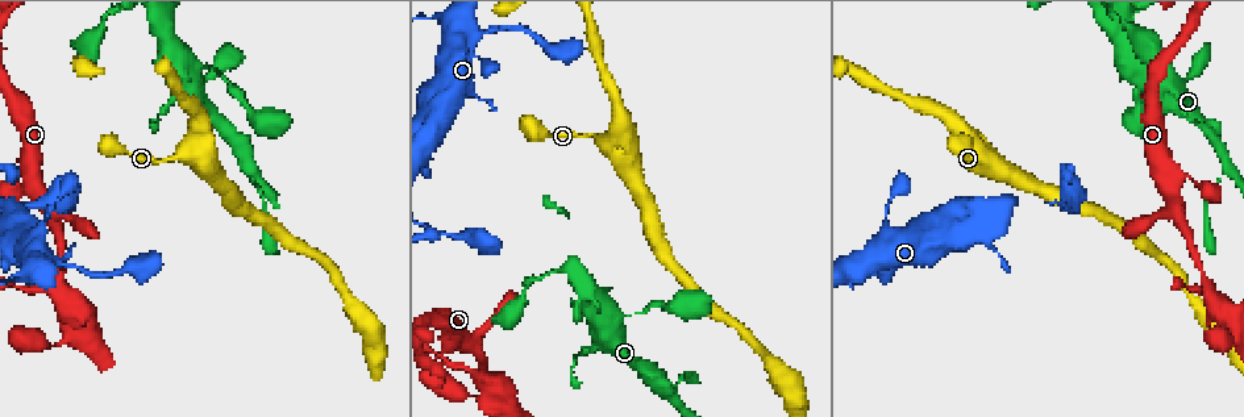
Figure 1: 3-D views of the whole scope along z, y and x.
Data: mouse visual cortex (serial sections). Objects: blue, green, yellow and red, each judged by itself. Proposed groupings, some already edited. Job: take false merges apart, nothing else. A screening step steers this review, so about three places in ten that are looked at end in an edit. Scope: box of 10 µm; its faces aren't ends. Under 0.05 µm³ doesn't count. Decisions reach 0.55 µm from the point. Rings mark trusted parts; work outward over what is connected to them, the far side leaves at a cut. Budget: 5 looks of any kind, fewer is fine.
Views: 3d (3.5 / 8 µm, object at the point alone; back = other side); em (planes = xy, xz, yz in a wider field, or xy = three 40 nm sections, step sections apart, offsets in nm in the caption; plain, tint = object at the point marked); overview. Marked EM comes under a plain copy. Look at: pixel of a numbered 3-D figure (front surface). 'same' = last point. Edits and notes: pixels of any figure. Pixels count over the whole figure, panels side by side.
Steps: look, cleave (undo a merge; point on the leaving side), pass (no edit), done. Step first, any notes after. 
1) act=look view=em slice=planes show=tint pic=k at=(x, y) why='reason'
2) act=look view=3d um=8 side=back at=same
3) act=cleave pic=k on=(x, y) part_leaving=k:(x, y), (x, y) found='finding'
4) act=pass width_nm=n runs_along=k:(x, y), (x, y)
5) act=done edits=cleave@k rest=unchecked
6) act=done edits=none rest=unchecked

act=look view=3d um=3.5 pic=1 at=(642, 312) why='abrupt turn'

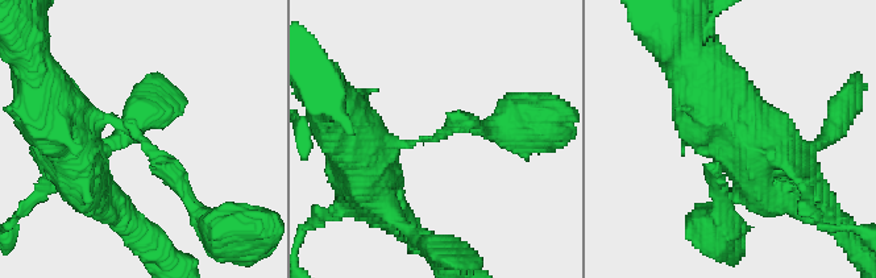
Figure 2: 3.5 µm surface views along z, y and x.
act=look view=em slice=xy step=1 show=tint pic=2 at=(134, 127) arm_widths_nm=200,700

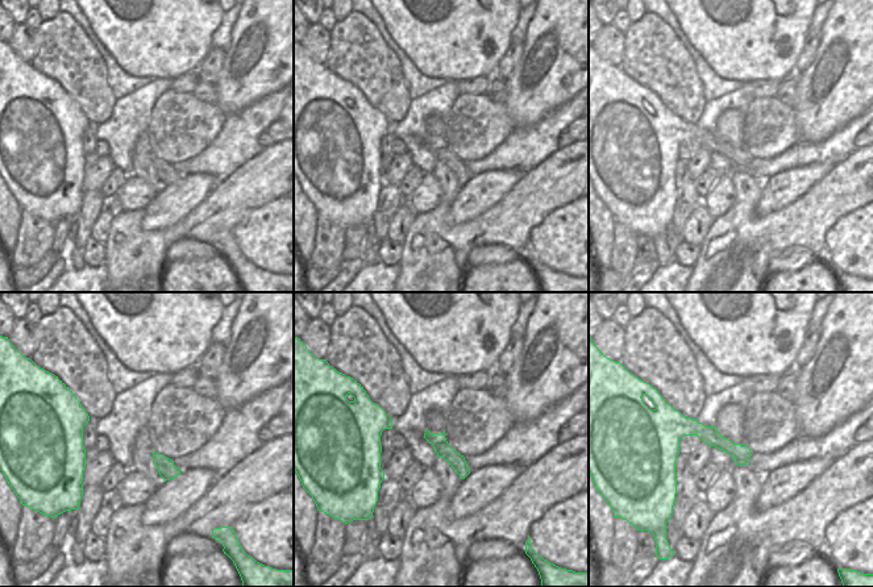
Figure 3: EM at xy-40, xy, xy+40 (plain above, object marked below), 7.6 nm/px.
act=pass width_nm=120 runs_along=3:(672, 416), (747, 454) found='one cell here'

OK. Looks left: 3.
act=look view=3d um=8 pic=1 at=(1208, 283) why='arms part here'

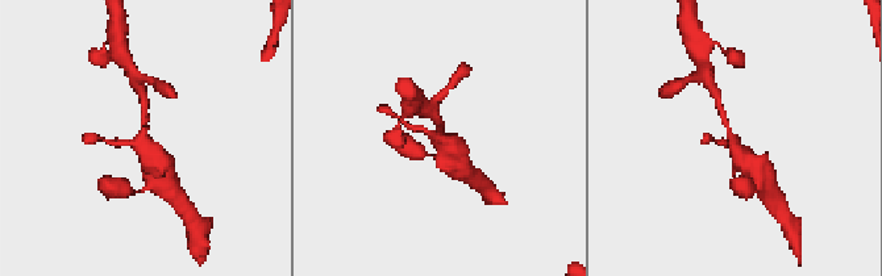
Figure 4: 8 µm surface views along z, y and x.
act=look view=em slice=xy step=1 show=tint at=same arms=3 arm_widths_nm=150,200,600 why='shape alone is not enough'

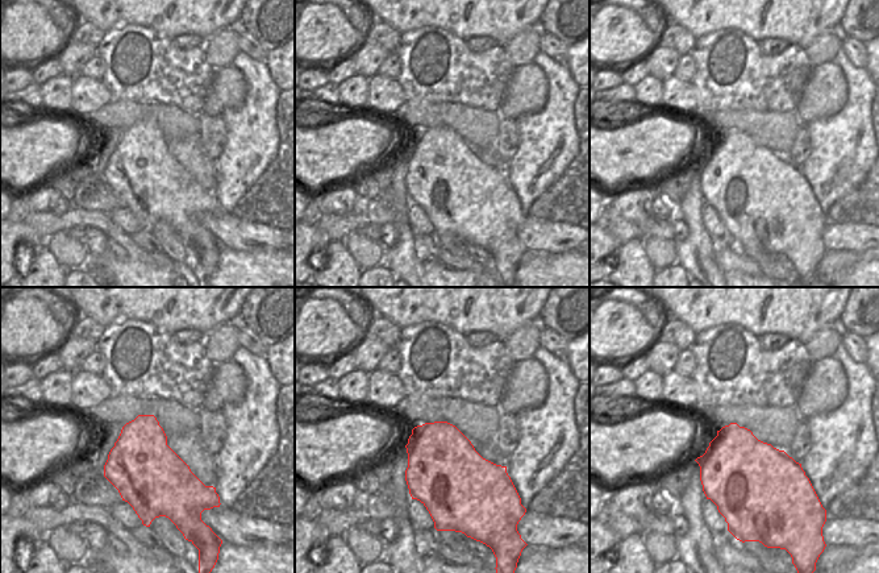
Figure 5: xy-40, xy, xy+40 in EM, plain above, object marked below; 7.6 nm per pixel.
act=pass found='continuous, no second cell'

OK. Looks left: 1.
act=done edits=none rest=unchecked

